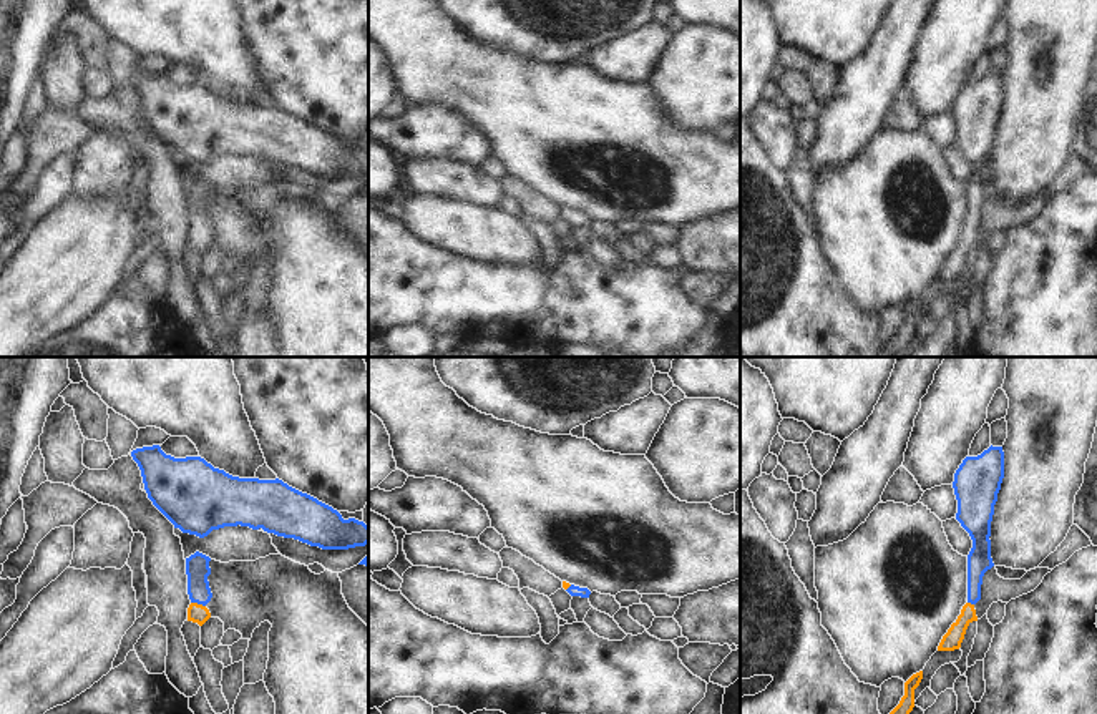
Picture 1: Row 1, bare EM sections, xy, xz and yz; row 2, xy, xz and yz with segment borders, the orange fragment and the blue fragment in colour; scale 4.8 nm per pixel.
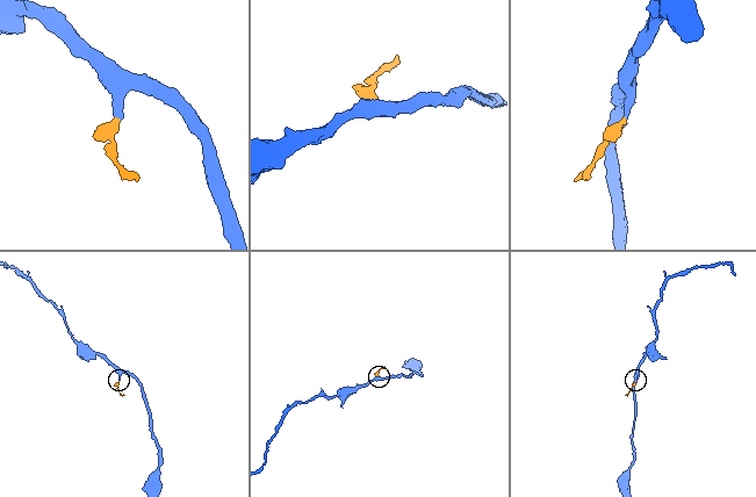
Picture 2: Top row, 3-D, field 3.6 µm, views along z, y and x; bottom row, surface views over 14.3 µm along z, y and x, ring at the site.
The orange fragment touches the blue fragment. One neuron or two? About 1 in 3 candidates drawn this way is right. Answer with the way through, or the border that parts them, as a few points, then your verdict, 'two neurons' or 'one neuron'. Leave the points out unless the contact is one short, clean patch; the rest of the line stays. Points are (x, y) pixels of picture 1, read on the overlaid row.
runs through xy (196, 613), (196, 603), (198, 570); one neuron

